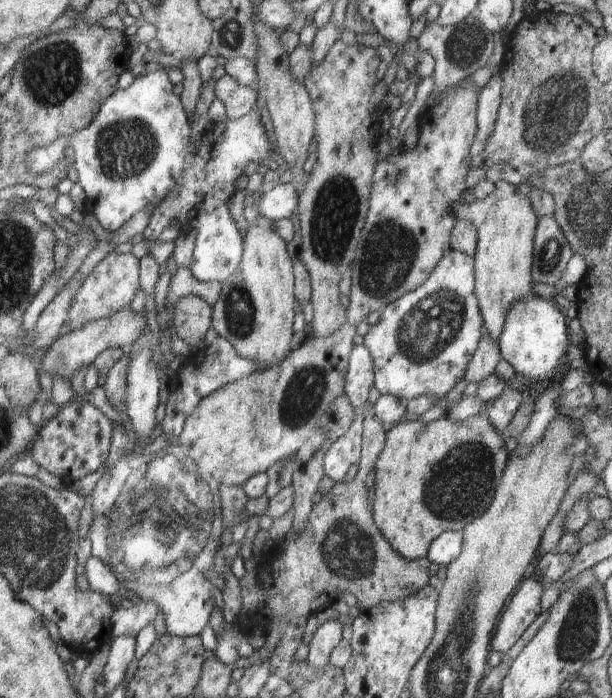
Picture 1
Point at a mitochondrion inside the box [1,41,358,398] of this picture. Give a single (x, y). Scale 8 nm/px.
(124, 148)

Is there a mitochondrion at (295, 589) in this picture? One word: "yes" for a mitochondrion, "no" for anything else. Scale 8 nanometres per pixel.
no

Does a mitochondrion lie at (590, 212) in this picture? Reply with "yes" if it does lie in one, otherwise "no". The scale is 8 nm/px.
yes

